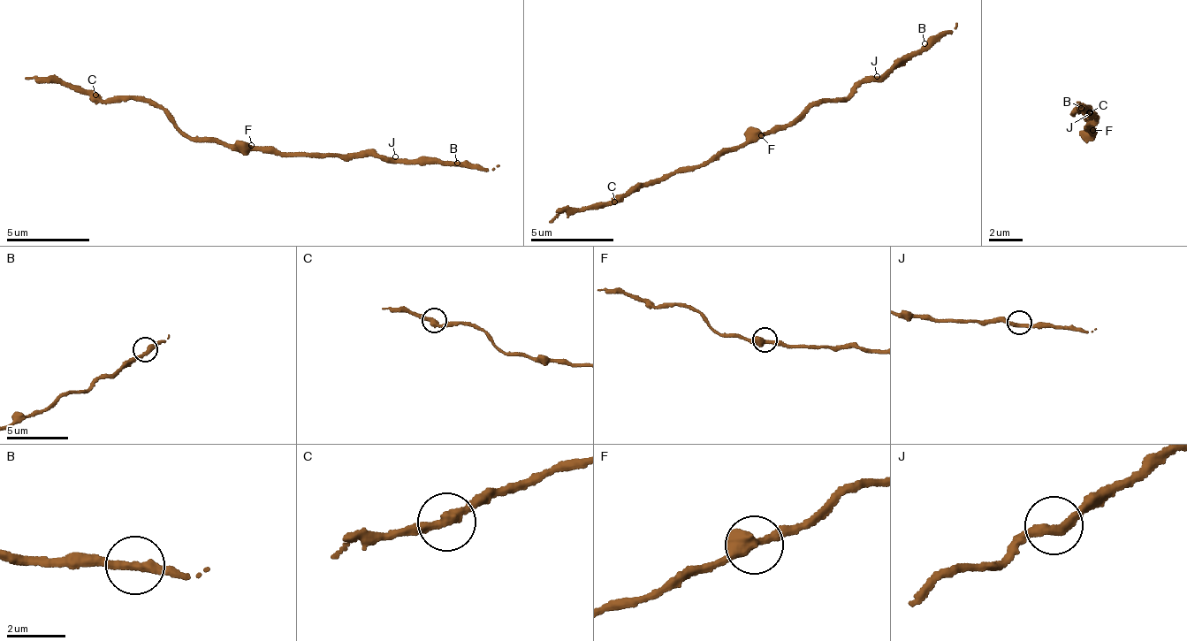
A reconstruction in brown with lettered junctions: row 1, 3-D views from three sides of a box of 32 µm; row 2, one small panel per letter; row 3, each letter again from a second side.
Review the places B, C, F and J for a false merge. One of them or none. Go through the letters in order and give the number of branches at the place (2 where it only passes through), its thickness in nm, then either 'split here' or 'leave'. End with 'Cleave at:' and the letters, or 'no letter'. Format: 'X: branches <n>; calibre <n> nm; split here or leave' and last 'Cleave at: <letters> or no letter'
B: branches 2; calibre 320 nm; leave
C: branches 2; calibre 320 nm; leave
F: branches 2; calibre 420 nm; leave
J: branches 2; calibre 300 nm; leave
Cleave at: no letter

